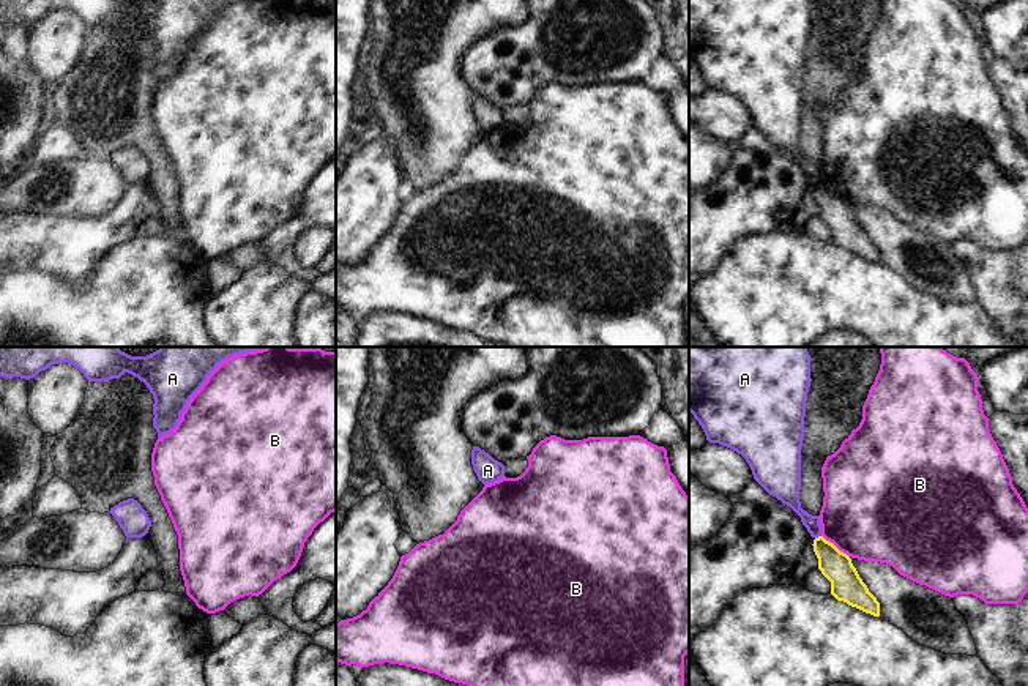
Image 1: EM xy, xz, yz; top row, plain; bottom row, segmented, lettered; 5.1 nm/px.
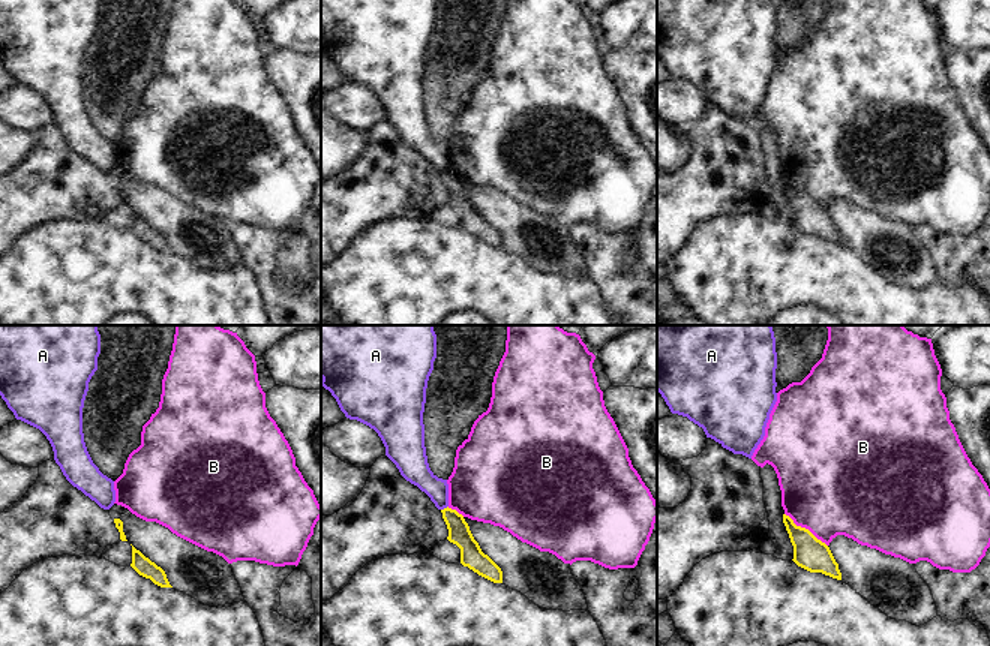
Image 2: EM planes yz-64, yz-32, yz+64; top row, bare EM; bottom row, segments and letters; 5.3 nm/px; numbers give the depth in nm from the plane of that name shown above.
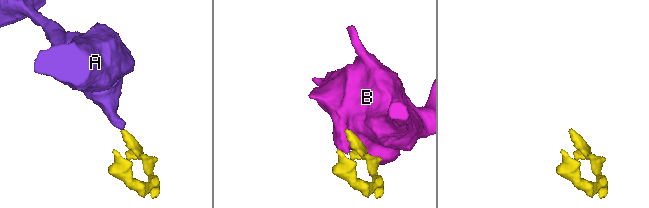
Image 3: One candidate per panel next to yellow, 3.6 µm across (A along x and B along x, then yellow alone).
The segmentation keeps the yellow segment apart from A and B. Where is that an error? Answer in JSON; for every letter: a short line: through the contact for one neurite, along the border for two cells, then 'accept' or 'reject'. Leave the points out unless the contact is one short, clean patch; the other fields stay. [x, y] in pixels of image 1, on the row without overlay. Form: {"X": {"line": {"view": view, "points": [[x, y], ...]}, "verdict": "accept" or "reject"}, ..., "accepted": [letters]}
{"A": {"line": {"view": "yz", "points": [[820, 182], [815, 185]]}, "verdict": "reject"}, "B": {"verdict": "reject"}, "accepted": []}

